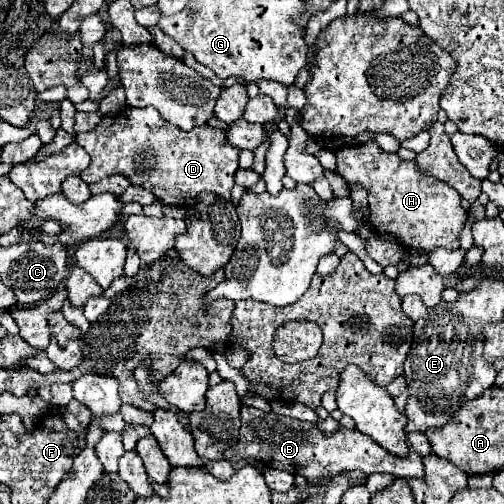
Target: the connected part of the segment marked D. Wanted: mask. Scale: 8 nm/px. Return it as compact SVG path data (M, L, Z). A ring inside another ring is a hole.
M122 108L118 116L104 116L98 128L76 134L76 142L90 154L90 166L80 174L86 184L104 176L126 174L134 186L150 190L170 206L192 206L202 192L230 200L234 174L238 170L238 148L226 144L226 132L208 124L182 132L166 122L156 108Z

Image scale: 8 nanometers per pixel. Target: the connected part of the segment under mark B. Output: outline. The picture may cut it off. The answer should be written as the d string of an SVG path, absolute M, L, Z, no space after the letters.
M242 404L240 416L242 416L242 426L240 426L238 442L234 444L234 448L226 450L226 456L230 462L254 458L254 460L260 460L266 468L286 470L290 474L304 476L308 482L330 478L344 470L362 470L366 474L388 472L396 478L424 480L424 458L414 448L410 448L406 458L400 458L386 452L370 436L358 430L340 428L332 436L324 436L316 424L300 422L290 416L278 416L274 412L262 412L246 404Z

